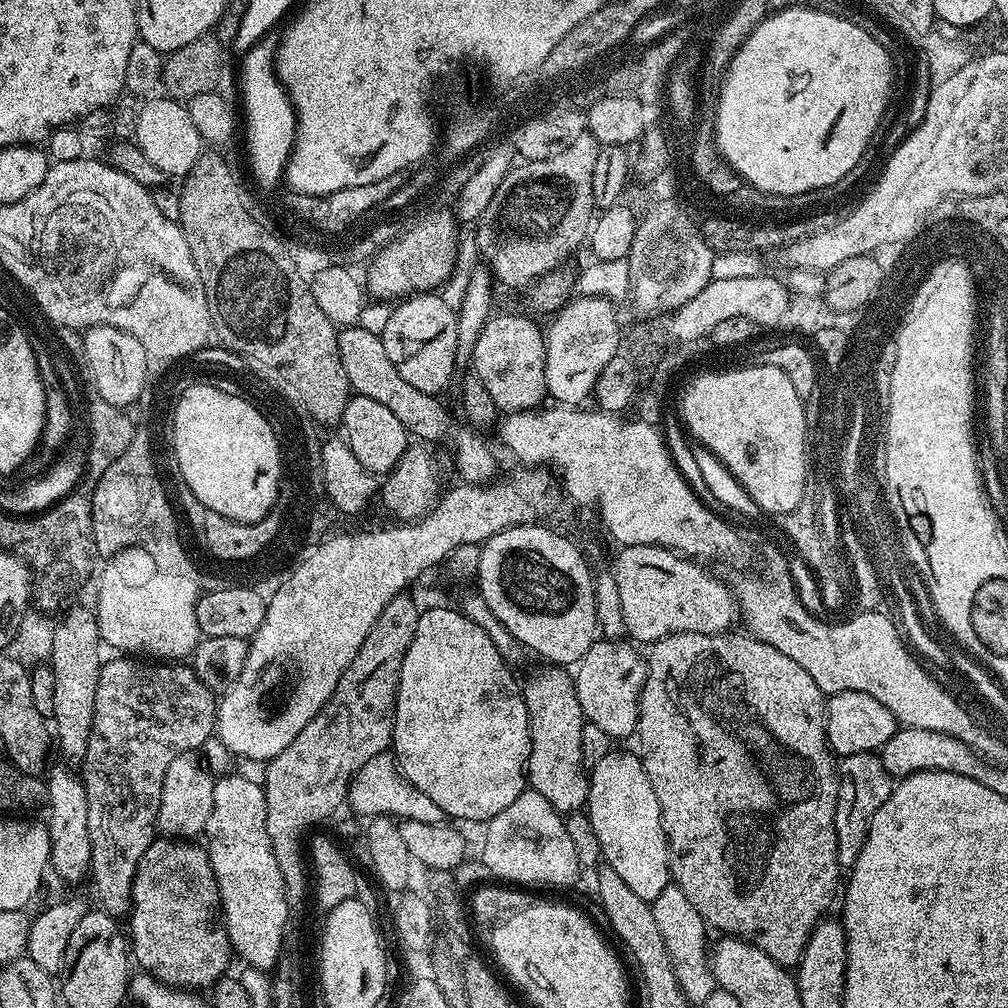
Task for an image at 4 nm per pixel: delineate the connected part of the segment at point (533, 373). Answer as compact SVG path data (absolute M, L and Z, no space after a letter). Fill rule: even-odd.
M493 315L472 351L471 363L501 413L539 409L548 396L544 377L546 332L524 316Z

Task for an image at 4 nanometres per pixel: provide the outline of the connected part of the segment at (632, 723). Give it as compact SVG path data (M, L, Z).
M597 638L574 668L576 693L585 721L606 730L613 738L631 737L640 720L640 695L648 666L645 657L641 653L639 656L631 646L628 642Z

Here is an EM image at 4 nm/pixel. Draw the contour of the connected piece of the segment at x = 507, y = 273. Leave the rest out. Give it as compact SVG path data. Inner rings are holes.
M583 134L574 138L560 153L545 160L521 163L521 168L513 167L505 176L502 186L498 186L498 194L494 194L490 206L486 206L478 221L480 233L476 236L480 252L484 255L483 263L499 283L501 280L508 288L527 289L543 276L567 265L564 263L571 258L572 252L578 251L580 243L589 239L590 225L594 219L594 162L598 162L601 147L595 136Z

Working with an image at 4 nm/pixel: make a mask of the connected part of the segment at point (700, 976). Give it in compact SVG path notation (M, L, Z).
M671 882L658 894L658 898L651 900L654 923L658 930L662 930L662 942L672 959L672 965L676 971L676 977L680 983L682 994L688 1000L689 1005L698 1006L710 998L717 990L715 976L712 973L712 966L709 960L710 955L710 929L704 923L702 914L694 910L694 906L686 899L686 894Z

